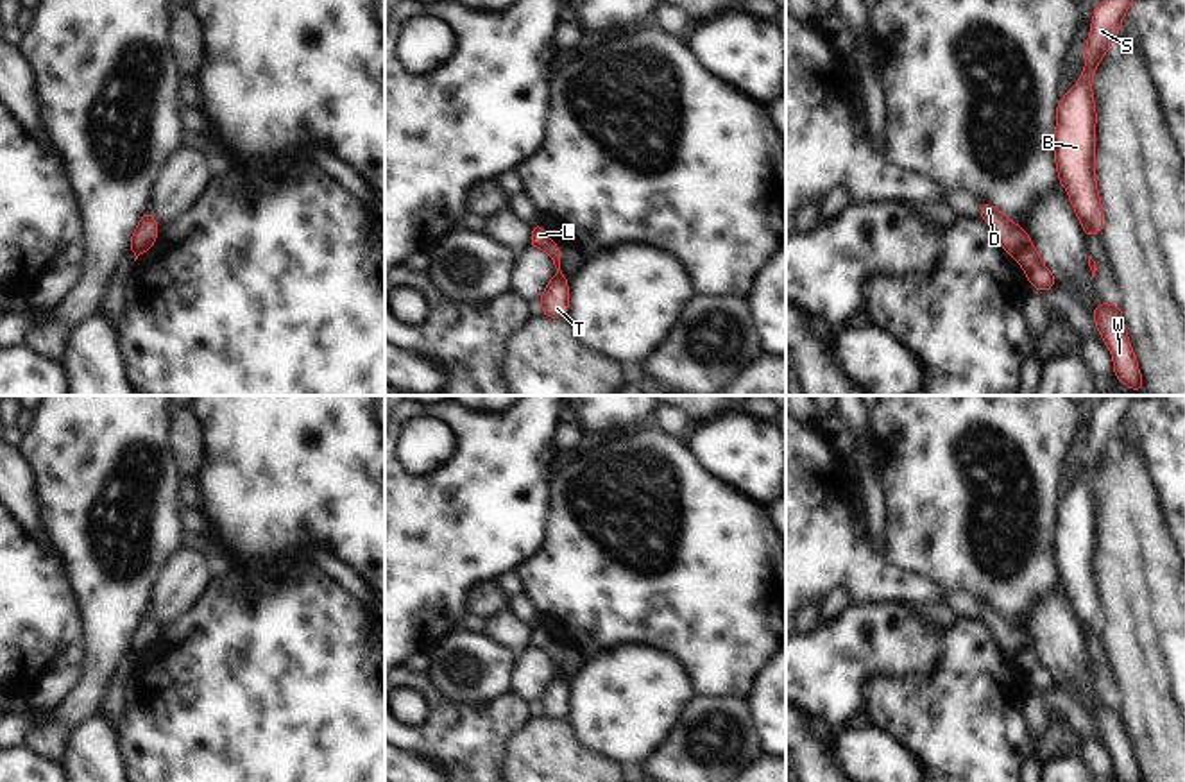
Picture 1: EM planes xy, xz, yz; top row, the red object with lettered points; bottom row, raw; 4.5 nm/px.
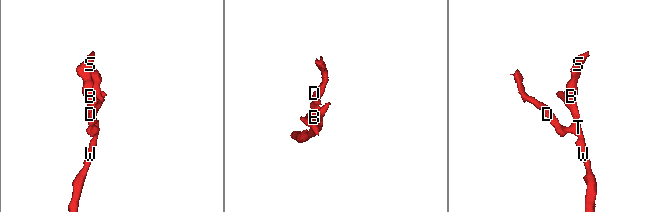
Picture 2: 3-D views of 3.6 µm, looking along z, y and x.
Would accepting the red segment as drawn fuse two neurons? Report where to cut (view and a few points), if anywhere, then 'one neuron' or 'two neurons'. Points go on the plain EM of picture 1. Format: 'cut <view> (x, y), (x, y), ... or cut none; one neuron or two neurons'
cut yz (1031, 646), (1015, 657); two neurons

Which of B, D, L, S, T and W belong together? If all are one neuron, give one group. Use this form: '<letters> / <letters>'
B L S T W / D

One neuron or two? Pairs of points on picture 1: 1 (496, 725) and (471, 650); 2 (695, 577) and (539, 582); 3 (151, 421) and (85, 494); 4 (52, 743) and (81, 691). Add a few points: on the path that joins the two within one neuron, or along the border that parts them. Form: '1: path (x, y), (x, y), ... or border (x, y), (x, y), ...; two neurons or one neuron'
1: border (511, 691), (473, 704), (446, 700); two neurons
2: path (656, 580), (579, 582); one neuron
3: path (131, 435), (102, 464), (102, 475); one neuron
4: path (54, 730), (79, 704); one neuron

